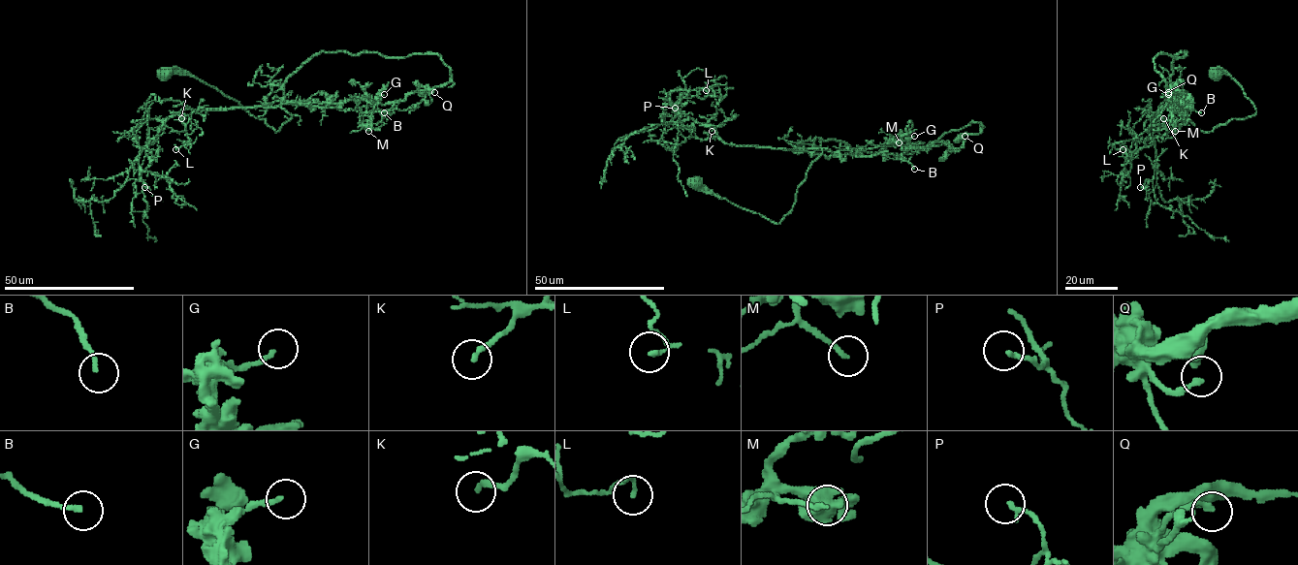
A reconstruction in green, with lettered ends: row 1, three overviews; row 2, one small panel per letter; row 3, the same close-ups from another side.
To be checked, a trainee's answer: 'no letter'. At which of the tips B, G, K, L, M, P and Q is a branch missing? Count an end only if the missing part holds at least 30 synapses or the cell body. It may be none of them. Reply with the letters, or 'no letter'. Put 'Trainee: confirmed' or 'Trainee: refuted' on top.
Trainee: confirmed
no letter

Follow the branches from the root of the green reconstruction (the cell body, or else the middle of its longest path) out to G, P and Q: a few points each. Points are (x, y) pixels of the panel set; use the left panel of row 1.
G: (166, 75), (196, 77), (276, 132), (292, 117), (281, 107), (287, 103), (378, 104), (384, 94)
P: (166, 75), (196, 77), (276, 132), (292, 117), (280, 107), (185, 107), (140, 155), (144, 187)
Q: (166, 75), (196, 77), (276, 132), (292, 117), (281, 107), (287, 103), (390, 104), (410, 92), (434, 92)

